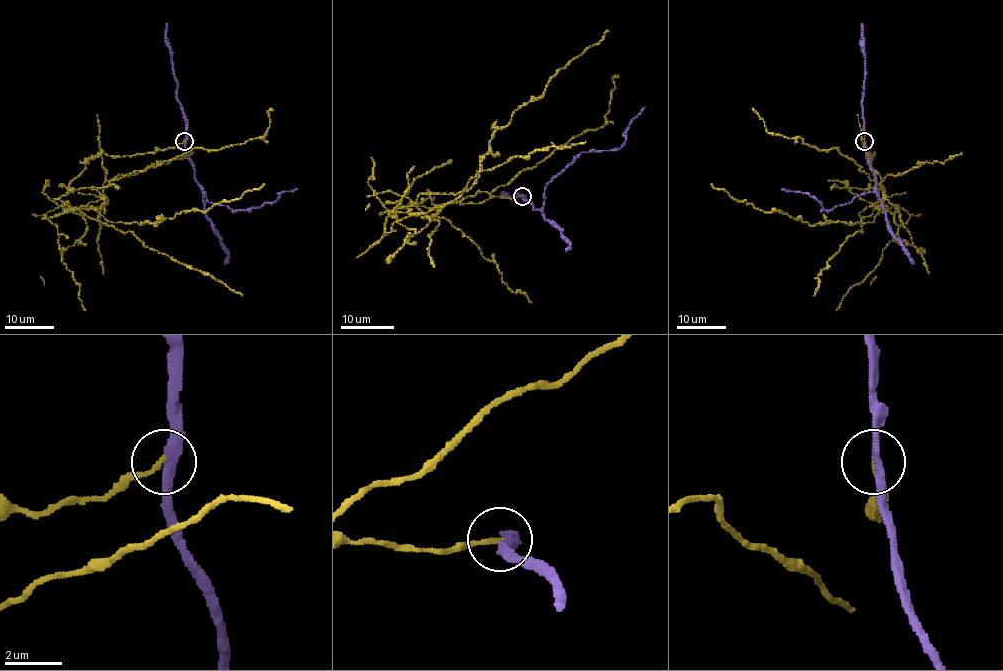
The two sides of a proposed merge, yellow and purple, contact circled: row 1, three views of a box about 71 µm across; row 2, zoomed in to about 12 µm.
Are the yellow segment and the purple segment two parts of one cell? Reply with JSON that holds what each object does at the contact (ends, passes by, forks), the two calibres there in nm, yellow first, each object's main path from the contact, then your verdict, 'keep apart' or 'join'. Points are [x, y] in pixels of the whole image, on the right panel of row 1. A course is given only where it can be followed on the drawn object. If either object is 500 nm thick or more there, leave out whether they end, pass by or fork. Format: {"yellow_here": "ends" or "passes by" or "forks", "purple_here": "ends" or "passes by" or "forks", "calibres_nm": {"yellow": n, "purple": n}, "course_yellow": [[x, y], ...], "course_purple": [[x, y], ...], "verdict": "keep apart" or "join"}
{"yellow_here": "ends", "purple_here": "passes by", "calibres_nm": {"yellow": 150, "purple": 320}, "course_yellow": [[864, 141], [882, 187], [884, 202], [872, 223], [809, 225], [756, 209], [712, 184]], "course_purple": [[864, 141], [875, 181], [872, 192], [858, 195], [851, 202], [824, 210], [822, 203], [813, 197], [781, 188]], "verdict": "keep apart"}

